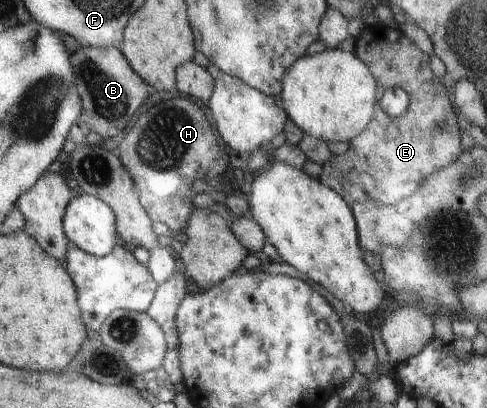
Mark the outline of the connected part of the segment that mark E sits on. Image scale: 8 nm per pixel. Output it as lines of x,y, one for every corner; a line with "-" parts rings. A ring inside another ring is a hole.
383,24
365,26
350,48
377,80
376,108
372,124
350,141
344,155
334,156
322,164
318,180
336,190
344,200
348,200
348,204
375,200
391,205
412,195
428,176
452,164
460,156
462,128
459,114
452,102
439,95
432,86
435,77
430,70
430,57
398,27
391,29
-
398,87
409,94
409,108
402,116
391,117
380,108
380,99
386,89

